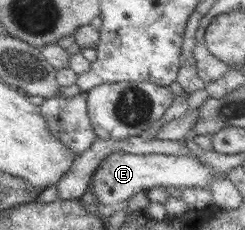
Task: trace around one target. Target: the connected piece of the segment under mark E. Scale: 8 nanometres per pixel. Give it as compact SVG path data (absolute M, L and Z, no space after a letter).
M114 152L110 154L92 174L92 194L102 205L114 207L128 201L139 191L153 187L173 187L174 189L200 188L209 186L211 180L225 178L224 175L217 175L198 162L194 156L166 156L166 154L129 154Z

